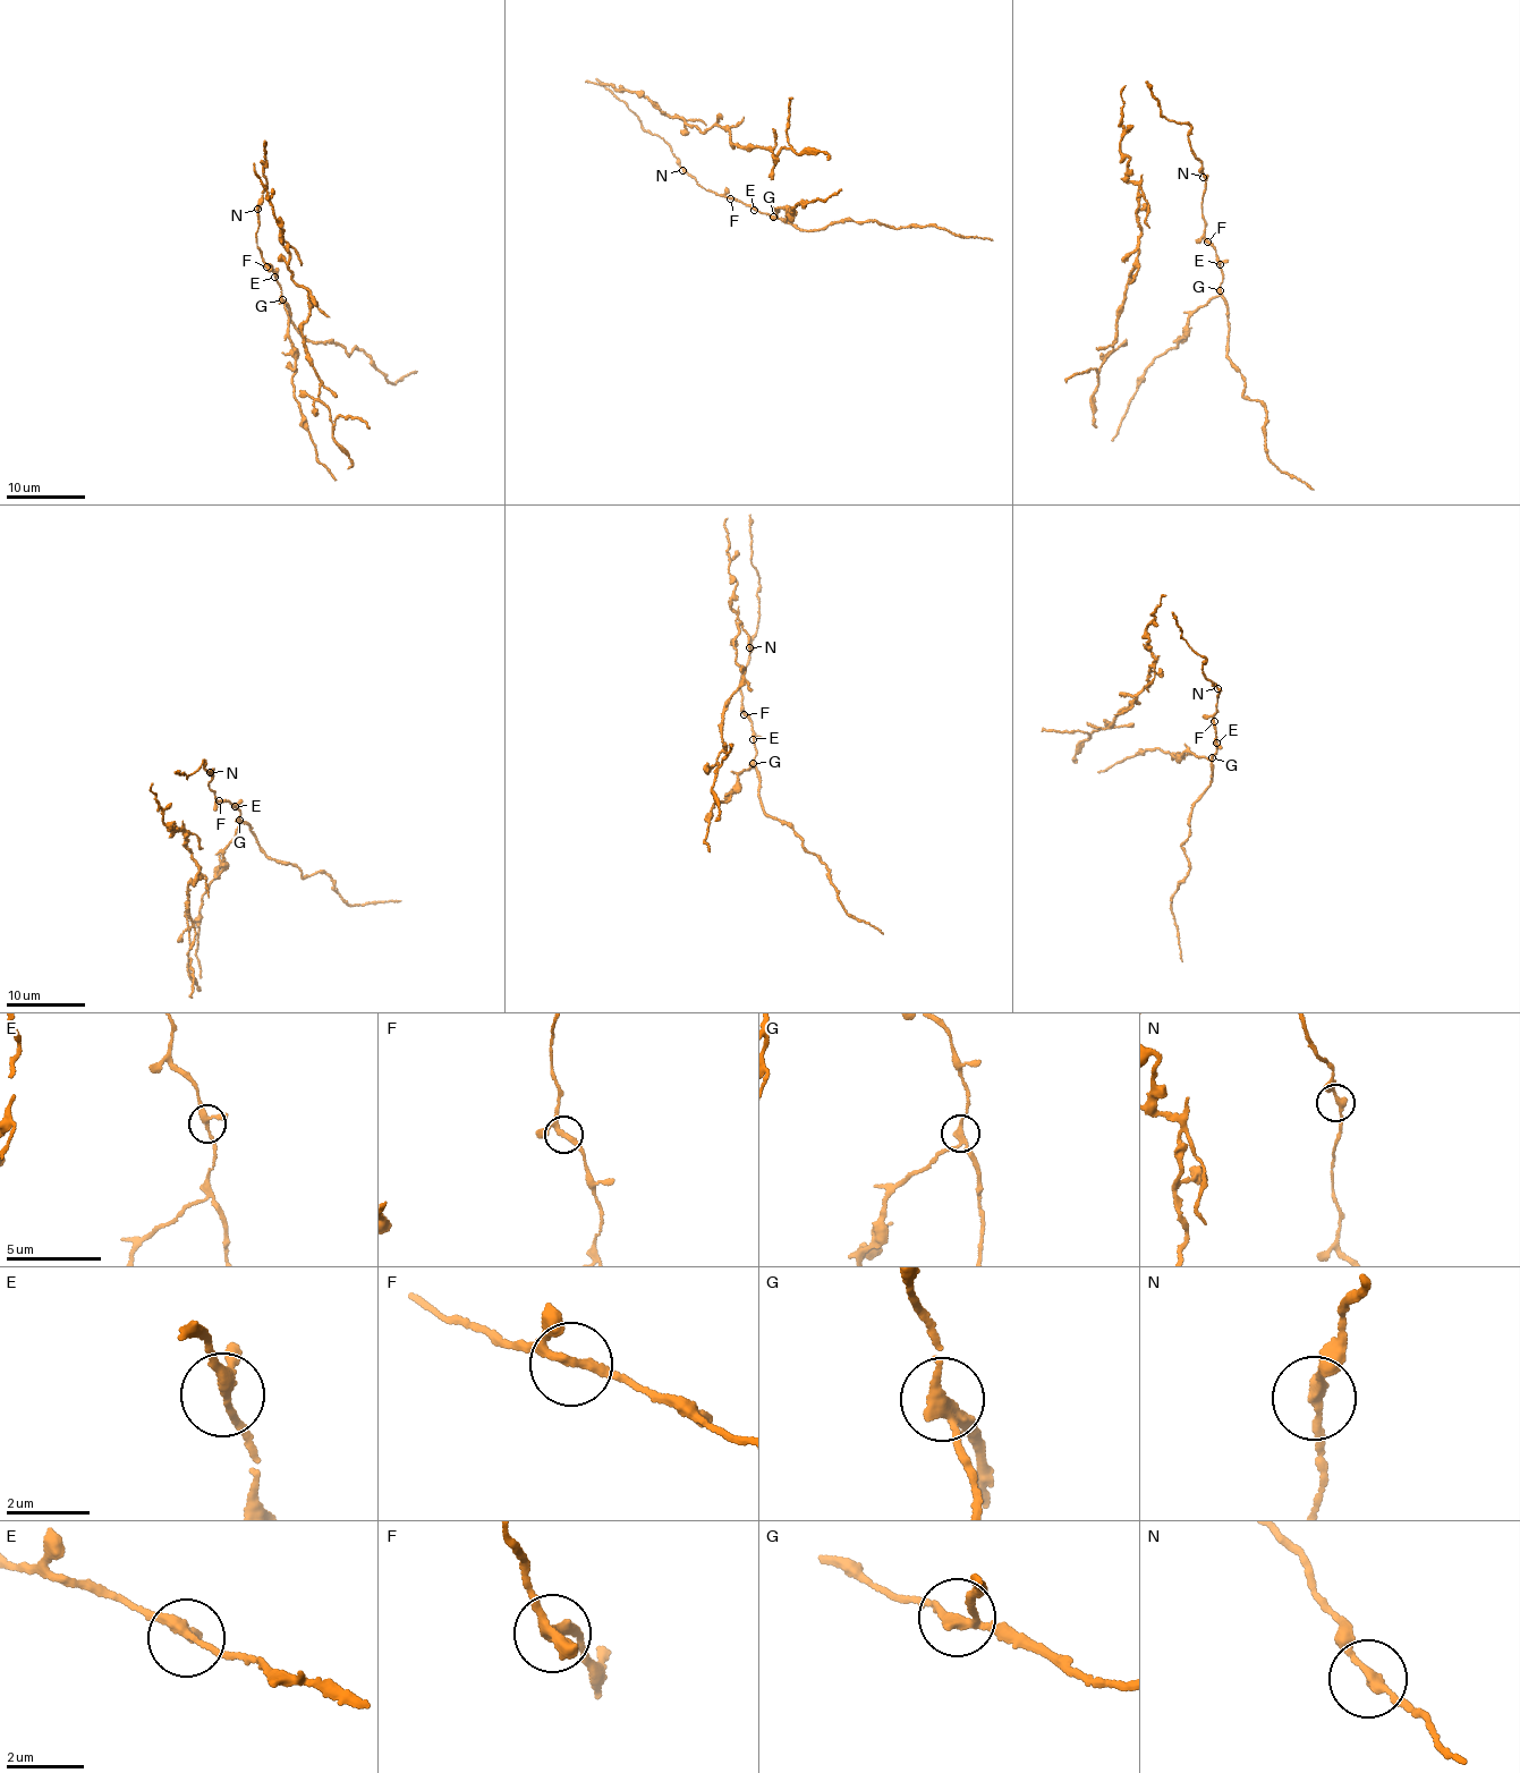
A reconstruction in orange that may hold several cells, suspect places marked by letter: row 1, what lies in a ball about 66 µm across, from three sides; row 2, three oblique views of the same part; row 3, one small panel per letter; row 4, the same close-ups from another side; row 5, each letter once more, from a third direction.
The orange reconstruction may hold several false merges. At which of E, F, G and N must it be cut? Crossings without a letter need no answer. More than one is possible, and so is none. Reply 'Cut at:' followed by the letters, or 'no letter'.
Cut at: G

